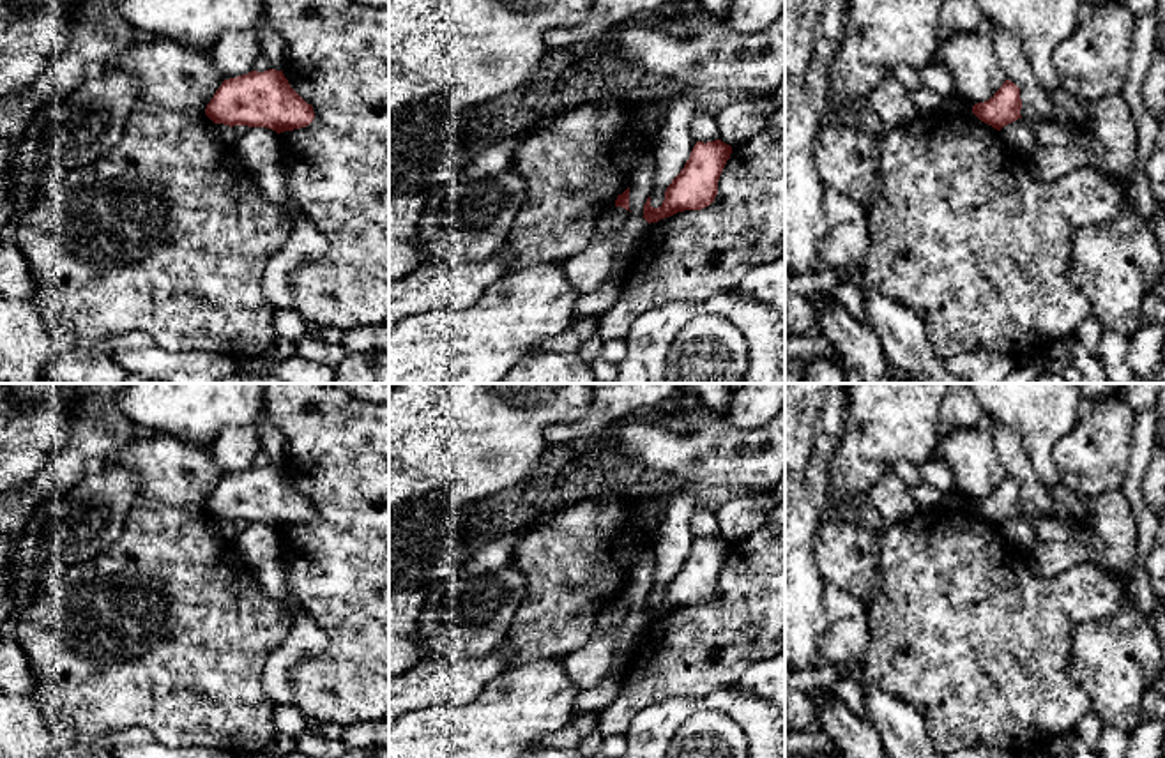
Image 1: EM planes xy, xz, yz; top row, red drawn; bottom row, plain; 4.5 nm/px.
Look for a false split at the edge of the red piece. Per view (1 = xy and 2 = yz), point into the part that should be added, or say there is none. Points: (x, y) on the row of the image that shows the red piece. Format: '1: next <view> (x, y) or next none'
1: next none
2: next none

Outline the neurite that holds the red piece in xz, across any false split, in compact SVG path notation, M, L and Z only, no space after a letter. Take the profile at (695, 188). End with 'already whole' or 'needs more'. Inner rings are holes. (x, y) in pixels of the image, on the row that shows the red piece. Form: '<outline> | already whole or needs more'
M721 140L697 141L684 168L666 187L663 203L654 208L651 196L647 198L643 219L651 224L677 212L709 207L718 194L718 180L730 154L732 147Z | already whole

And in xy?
M276 69L225 80L205 115L214 124L267 127L278 134L306 127L315 118L313 106Z | already whole

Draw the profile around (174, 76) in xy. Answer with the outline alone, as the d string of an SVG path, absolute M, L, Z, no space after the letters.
M166 39L134 41L117 55L110 71L126 71L141 87L140 101L173 111L205 111L226 80L210 49L194 49Z

